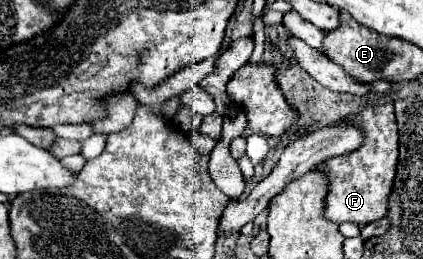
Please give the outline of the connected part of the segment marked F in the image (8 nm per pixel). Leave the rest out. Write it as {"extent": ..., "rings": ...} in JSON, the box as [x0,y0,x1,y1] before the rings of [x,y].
{"extent":[318,102,398,226],"rings":[[[392,102],[384,106],[370,106],[364,108],[364,112],[358,112],[348,122],[362,124],[364,132],[364,144],[348,154],[330,158],[318,168],[328,176],[330,192],[326,196],[326,218],[342,224],[342,222],[354,222],[358,226],[366,226],[370,222],[376,222],[386,216],[388,212],[388,196],[392,192],[394,176],[396,176],[396,164],[398,164],[398,128],[394,118],[394,106]]]}

